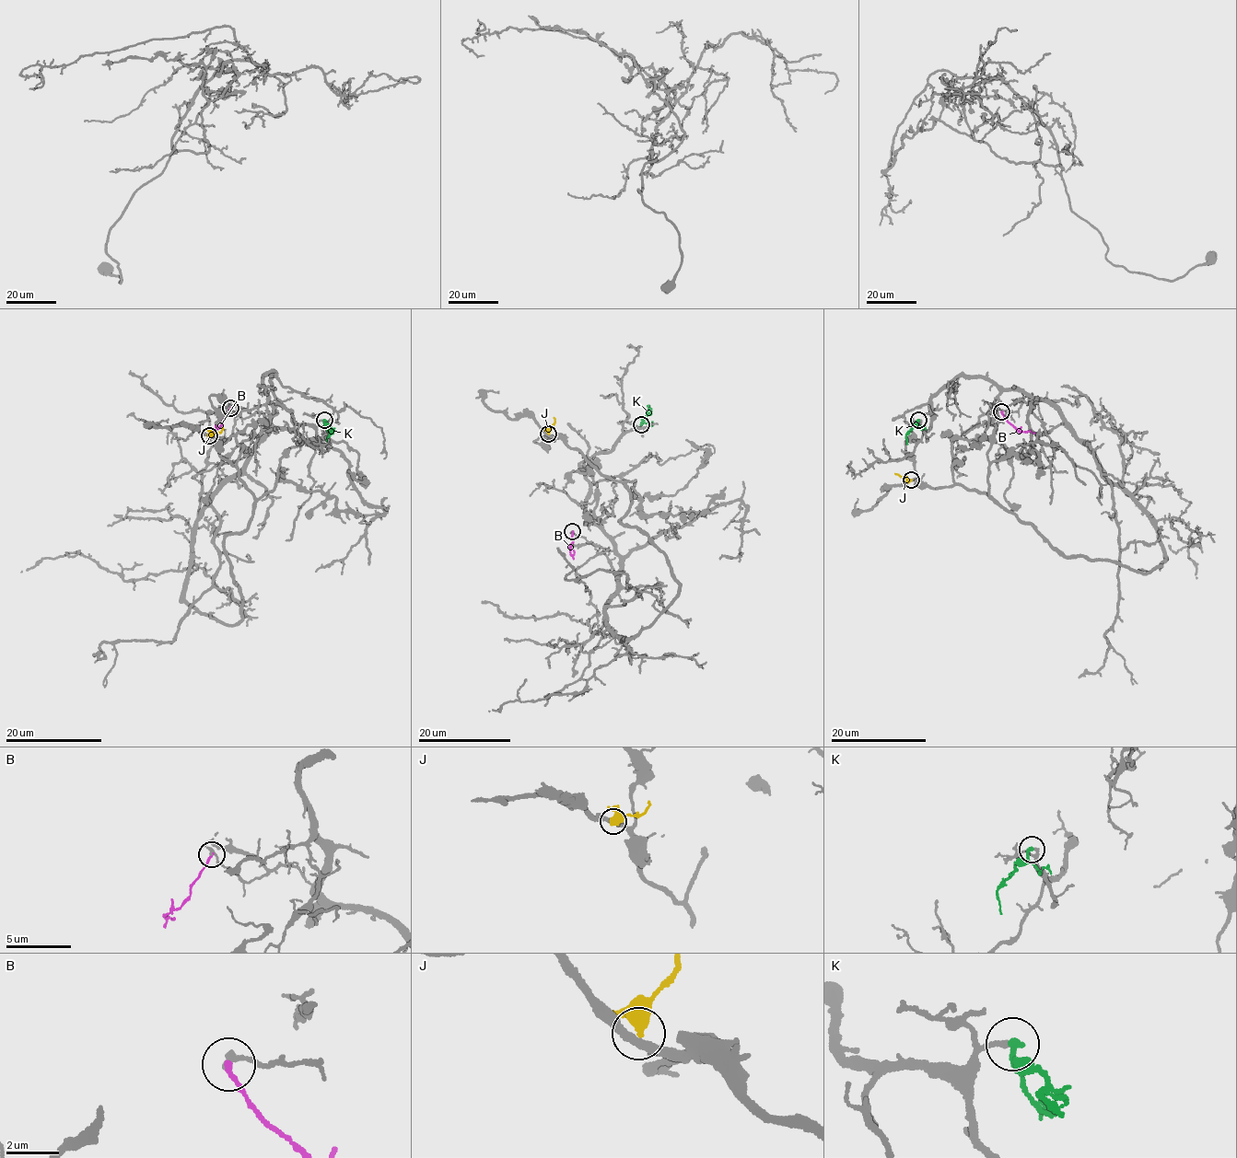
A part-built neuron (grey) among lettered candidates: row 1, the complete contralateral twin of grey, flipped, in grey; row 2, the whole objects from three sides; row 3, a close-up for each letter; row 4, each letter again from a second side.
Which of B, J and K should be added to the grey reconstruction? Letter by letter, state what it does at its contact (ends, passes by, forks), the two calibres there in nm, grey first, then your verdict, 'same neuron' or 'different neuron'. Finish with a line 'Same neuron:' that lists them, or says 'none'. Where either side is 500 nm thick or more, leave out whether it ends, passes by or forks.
B: it ends there; 260 nm thick on the grey side, 180 nm on the other; different neuron
J: 320 nm thick on the grey side, 500 nm on the other; different neuron
K: it ends there; 200 nm thick on the grey side, 280 nm on the other; same neuron
Same neuron: K

